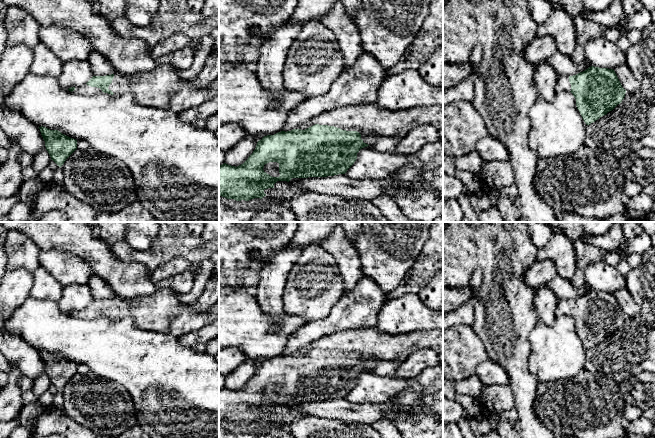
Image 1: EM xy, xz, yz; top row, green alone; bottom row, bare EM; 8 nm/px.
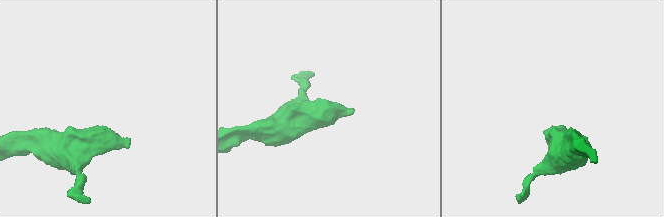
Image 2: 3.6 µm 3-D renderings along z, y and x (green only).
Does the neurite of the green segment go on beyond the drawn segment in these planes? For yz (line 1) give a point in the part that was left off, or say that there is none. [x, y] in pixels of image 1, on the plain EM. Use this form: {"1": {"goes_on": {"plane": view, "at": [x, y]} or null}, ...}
{"1": {"goes_on": {"plane": "yz", "at": [563, 309]}}}

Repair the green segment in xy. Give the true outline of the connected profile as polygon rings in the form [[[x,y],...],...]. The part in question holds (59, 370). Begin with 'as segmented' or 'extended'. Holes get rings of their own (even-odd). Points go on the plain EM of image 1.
as segmented | [[[43,350],[39,351],[39,353],[51,384],[61,391],[77,373],[77,364],[62,358],[58,354],[50,354]]]

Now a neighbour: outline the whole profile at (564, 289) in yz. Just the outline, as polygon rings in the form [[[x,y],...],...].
[[[556,276],[552,281],[545,284],[543,287],[551,290],[559,300],[573,300],[585,295],[591,288],[584,284],[581,287],[575,286],[571,280]]]

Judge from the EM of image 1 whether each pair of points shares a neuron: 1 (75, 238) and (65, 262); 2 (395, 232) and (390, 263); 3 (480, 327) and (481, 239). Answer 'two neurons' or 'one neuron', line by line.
1: two neurons
2: one neuron
3: one neuron

